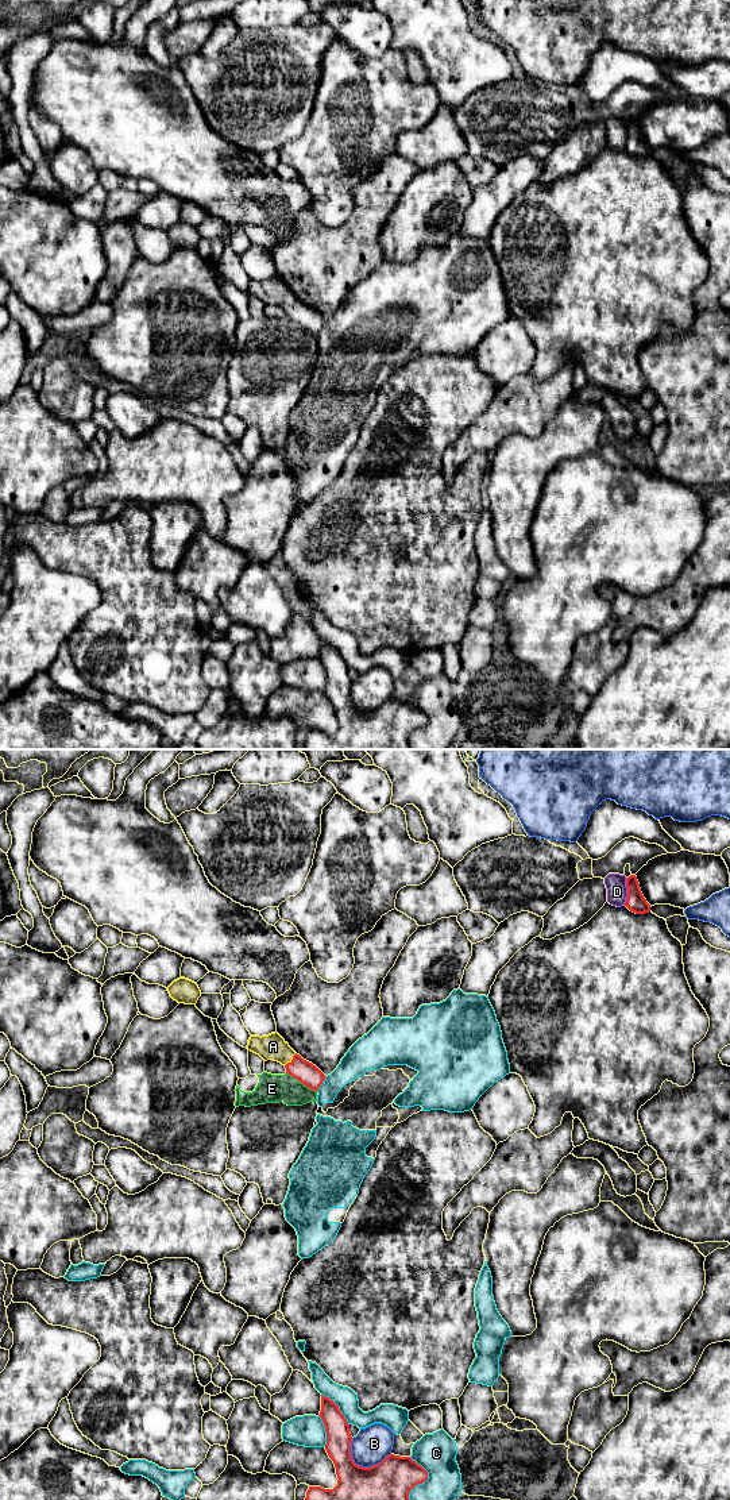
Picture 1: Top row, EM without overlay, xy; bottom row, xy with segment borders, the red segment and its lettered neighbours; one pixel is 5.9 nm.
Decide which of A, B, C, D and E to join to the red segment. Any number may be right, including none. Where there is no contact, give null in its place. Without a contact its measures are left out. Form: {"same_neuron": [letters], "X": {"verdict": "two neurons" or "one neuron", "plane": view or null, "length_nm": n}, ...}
{"same_neuron": ["A"], "A": {"verdict": "one neuron", "plane": "xy", "length_nm": 100}, "B": {"verdict": "two neurons", "plane": "xy", "length_nm": 260}, "C": {"verdict": "two neurons", "plane": "xy", "length_nm": 280}, "D": {"verdict": "two neurons", "plane": "xy", "length_nm": 170}, "E": {"verdict": "two neurons", "plane": "xy", "length_nm": 220}}

